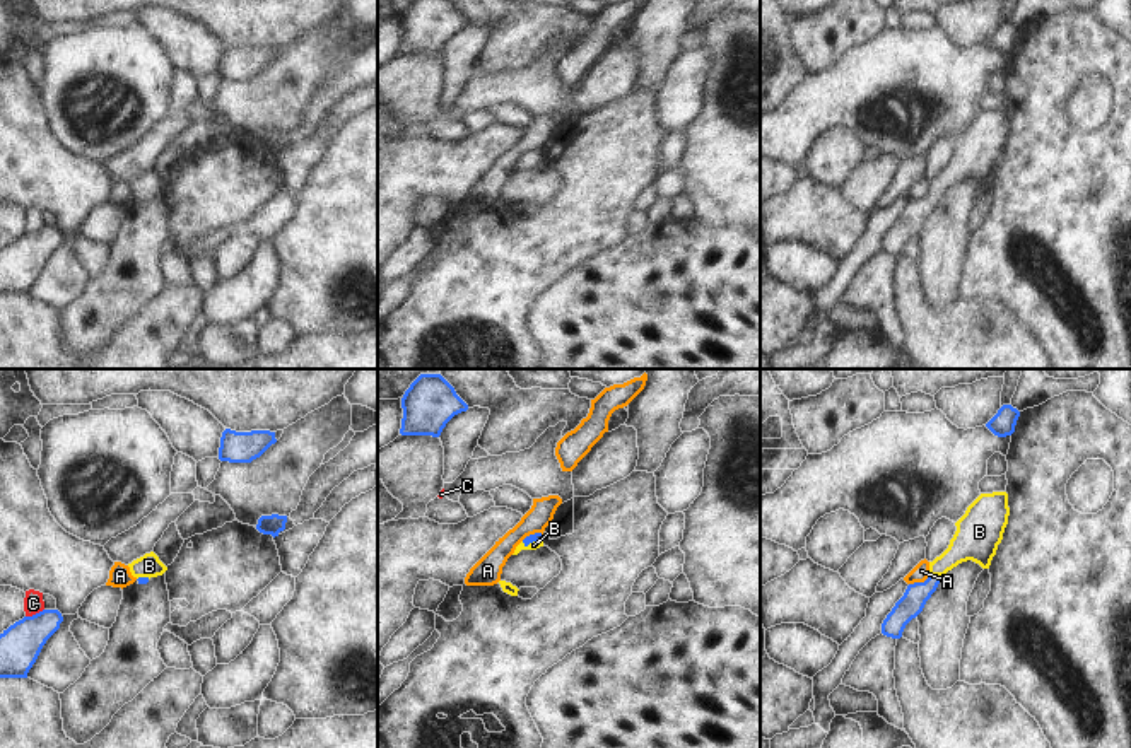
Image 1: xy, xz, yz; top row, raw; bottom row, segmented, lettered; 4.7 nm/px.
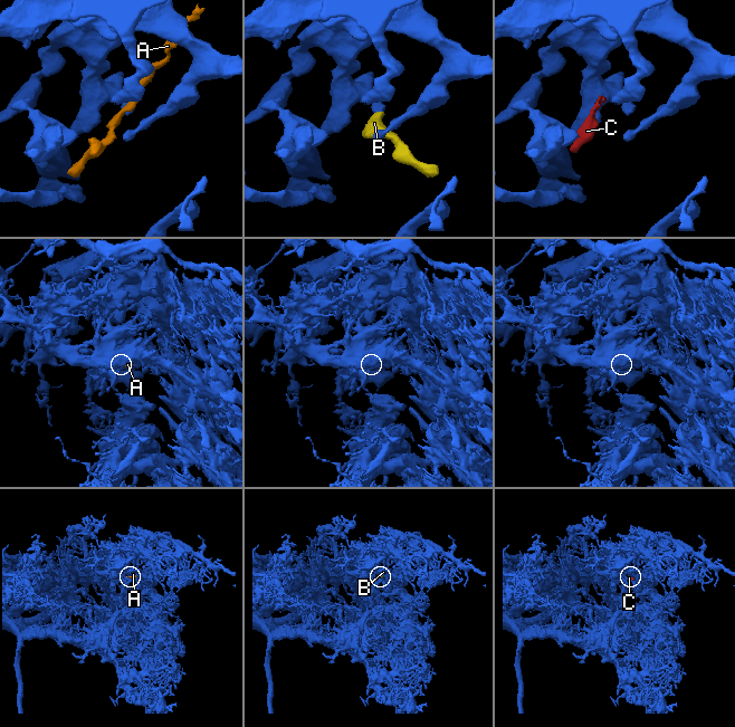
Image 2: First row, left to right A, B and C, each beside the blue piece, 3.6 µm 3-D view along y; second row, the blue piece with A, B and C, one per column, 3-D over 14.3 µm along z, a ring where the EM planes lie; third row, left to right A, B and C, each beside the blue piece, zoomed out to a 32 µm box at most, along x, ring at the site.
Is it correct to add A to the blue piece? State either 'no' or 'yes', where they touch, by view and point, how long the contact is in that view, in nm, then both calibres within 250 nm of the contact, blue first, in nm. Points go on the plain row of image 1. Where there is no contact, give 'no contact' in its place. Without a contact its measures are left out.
no; contact yz (920, 200); length 120 nm; calibres 120 and 80 nm

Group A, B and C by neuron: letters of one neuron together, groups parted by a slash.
A / B / C

